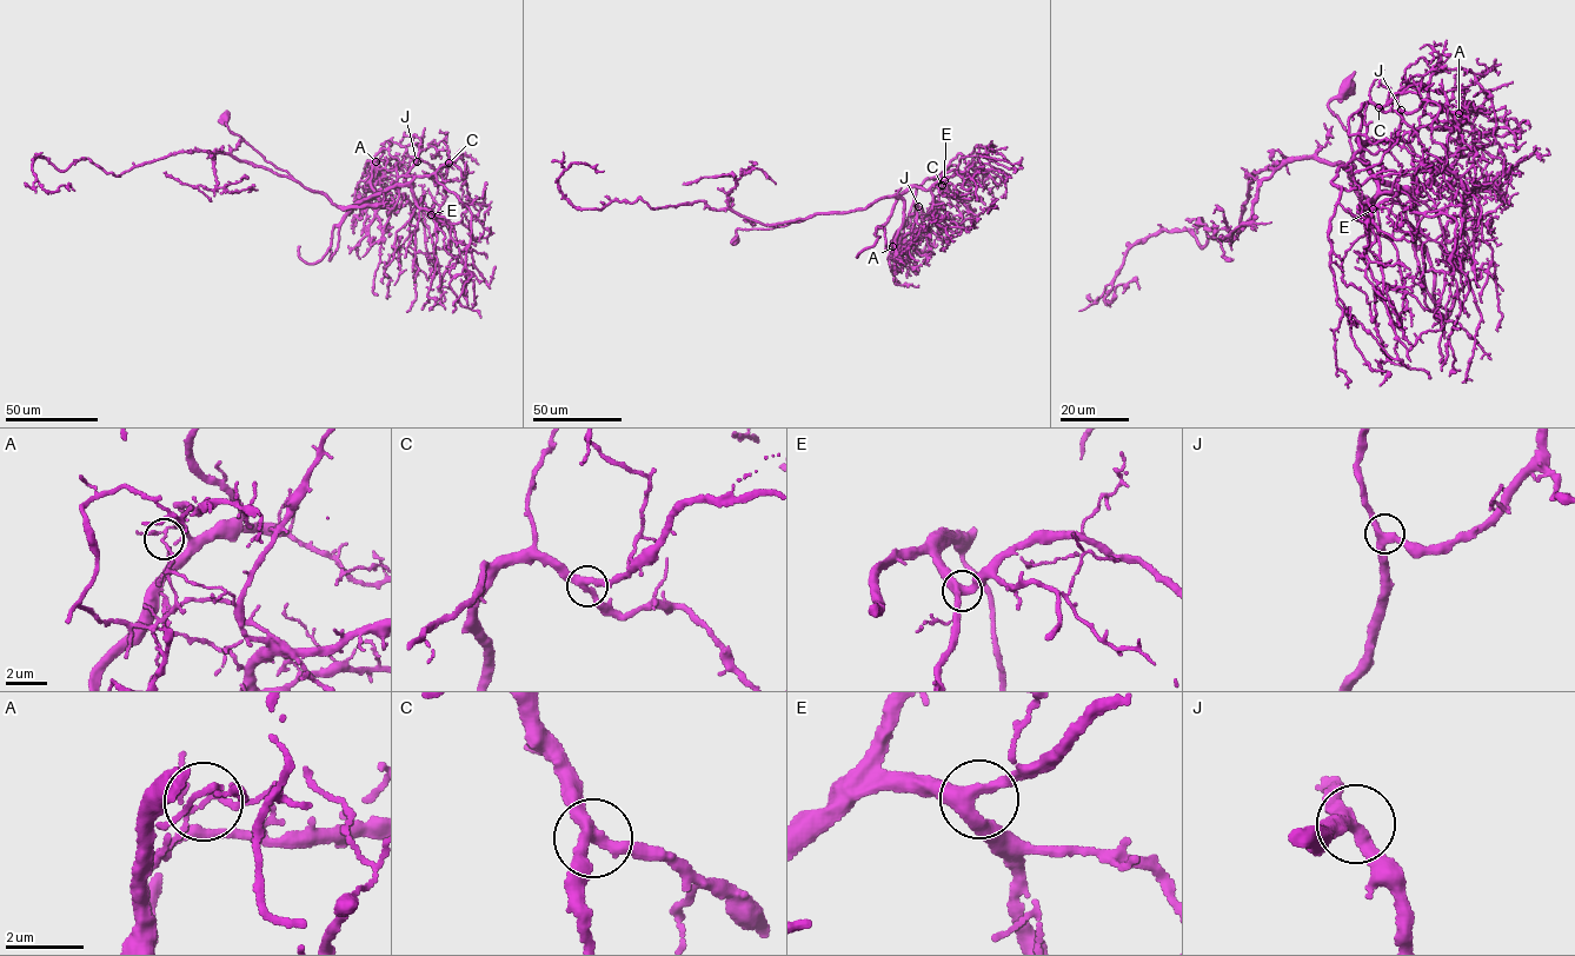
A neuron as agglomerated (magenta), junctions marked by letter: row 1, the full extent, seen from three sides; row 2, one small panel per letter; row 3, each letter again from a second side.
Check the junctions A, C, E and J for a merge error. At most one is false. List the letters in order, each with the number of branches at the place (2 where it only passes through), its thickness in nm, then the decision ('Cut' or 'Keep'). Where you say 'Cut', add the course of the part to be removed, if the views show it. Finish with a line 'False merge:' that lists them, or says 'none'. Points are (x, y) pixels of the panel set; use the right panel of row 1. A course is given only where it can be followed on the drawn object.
A: Branches: 3. Thickness 100 nm. Cut. Course of the part to remove: (1460, 113), (1409, 141), (1358, 134), (1331, 180), (1336, 296), (1380, 385)
C: Branches: 3. Thickness 300 nm. Keep
E: Branches: 3. Thickness 360 nm. Keep
J: Branches: 3. Thickness 340 nm. Keep
False merge: A

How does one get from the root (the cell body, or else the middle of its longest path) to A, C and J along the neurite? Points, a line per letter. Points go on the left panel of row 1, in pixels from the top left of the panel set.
A: (225, 117), (230, 131), (266, 160), (337, 205), (385, 200), (379, 200), (371, 183), (376, 161)
C: (225, 117), (230, 131), (266, 160), (338, 206), (384, 203), (366, 181), (378, 168), (427, 176), (449, 163)
J: (225, 117), (230, 131), (266, 160), (338, 206), (384, 203), (366, 179), (383, 168), (404, 176), (417, 161)

